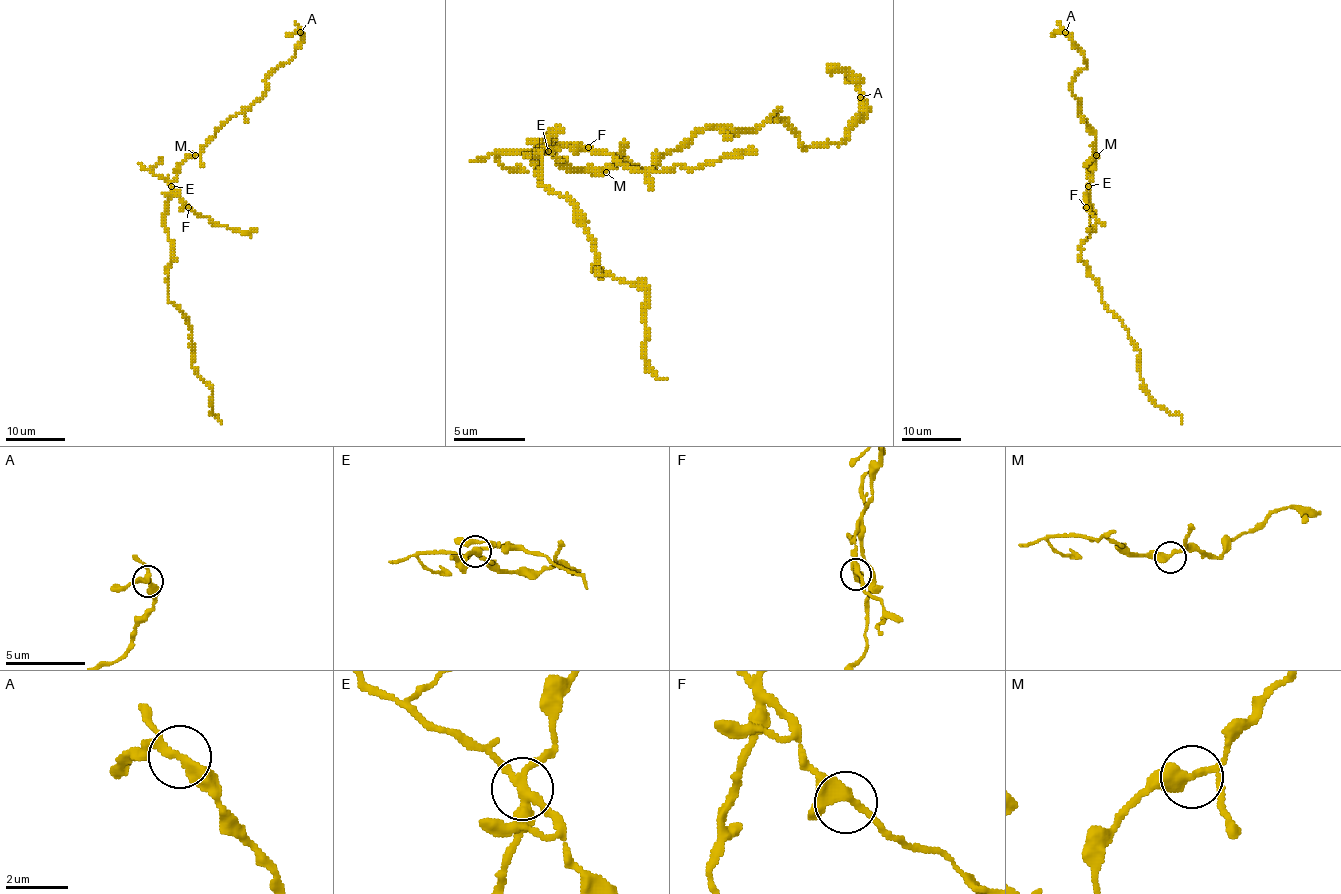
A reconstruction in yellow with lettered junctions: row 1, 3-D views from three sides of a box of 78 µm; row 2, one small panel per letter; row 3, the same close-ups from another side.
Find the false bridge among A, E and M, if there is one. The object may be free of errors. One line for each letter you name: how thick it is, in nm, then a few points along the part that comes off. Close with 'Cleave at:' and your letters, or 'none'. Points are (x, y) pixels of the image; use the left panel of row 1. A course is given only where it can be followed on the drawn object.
E: 280 nm thick; foreign part runs (172, 186), (195, 211), (213, 223), (244, 234), (257, 232)
Cleave at: E

